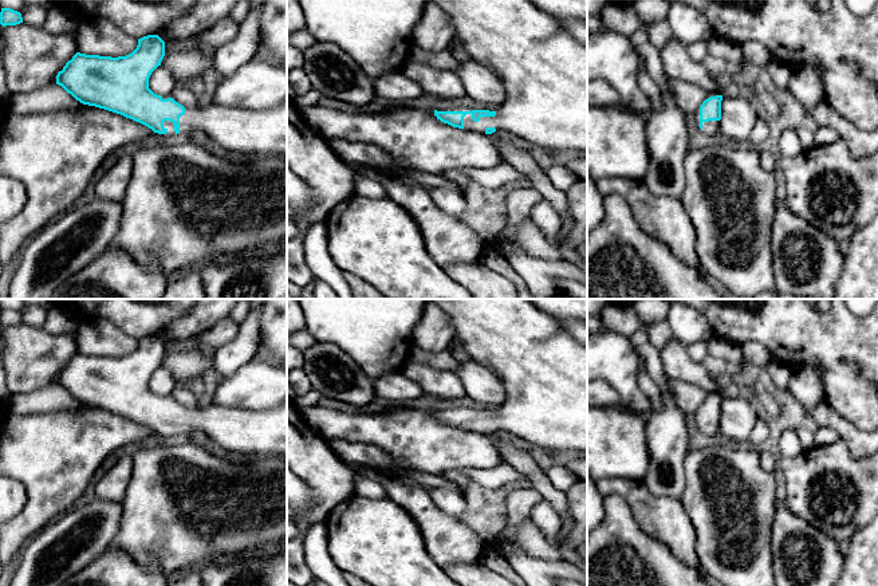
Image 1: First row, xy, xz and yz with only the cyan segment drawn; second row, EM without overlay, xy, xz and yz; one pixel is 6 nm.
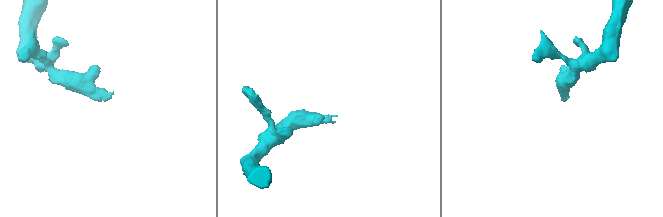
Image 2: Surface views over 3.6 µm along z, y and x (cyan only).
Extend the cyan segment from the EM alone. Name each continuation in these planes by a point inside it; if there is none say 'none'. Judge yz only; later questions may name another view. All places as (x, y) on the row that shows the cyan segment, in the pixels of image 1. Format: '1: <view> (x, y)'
1: yz (709, 128)

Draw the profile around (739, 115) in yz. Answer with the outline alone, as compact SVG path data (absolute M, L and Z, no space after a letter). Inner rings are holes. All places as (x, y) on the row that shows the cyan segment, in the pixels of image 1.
M723 97L717 139L733 145L747 145L756 121L757 113L749 101L741 97Z

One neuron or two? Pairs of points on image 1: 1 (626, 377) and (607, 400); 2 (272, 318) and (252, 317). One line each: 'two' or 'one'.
1: two
2: two

